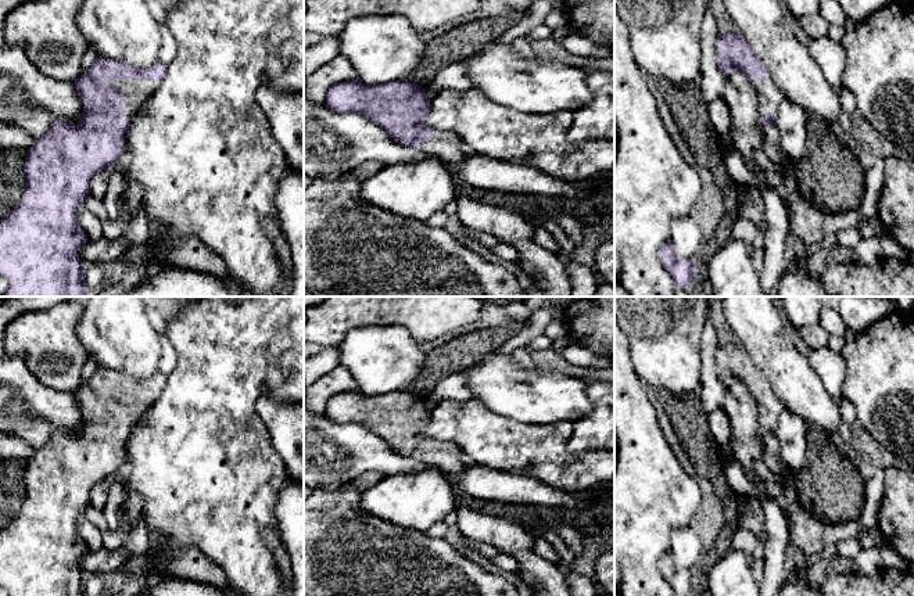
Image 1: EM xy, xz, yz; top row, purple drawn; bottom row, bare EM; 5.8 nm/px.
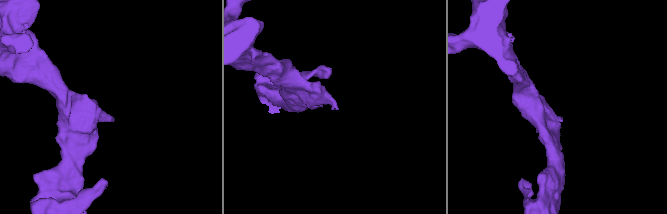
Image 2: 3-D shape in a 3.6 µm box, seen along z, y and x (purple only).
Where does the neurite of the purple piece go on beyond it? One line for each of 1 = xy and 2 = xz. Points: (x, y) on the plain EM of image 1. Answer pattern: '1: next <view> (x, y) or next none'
1: next xy (135, 402)
2: next xz (445, 455)

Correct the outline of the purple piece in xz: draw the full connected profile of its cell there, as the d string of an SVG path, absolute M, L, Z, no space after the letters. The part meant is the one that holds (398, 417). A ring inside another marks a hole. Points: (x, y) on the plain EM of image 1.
M406 389L374 396L359 391L336 394L325 416L340 424L359 423L399 455L434 464L449 475L458 477L466 467L458 445L424 437L423 430L431 420L426 399Z

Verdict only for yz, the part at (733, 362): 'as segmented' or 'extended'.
extended

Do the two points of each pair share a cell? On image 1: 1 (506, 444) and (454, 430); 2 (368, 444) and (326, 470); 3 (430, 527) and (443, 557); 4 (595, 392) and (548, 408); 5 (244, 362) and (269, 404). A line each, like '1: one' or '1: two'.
1: one
2: one
3: two
4: two
5: two

